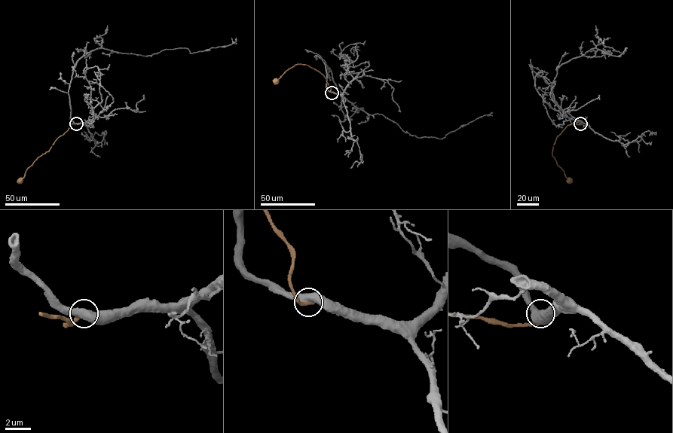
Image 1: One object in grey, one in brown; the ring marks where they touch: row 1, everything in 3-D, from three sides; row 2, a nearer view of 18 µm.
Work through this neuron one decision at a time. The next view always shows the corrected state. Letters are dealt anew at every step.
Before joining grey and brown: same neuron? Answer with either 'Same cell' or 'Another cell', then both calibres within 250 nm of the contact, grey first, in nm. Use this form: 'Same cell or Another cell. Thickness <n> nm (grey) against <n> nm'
Same cell. Thickness 600 nm (grey) against 360 nm

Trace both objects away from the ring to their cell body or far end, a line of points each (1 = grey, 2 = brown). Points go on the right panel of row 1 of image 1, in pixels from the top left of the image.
1: (580, 123), (558, 105), (552, 83), (557, 68), (588, 50), (619, 56), (627, 47), (616, 51), (601, 38)
2: (580, 123), (567, 126), (557, 137), (552, 150), (557, 164), (568, 181)

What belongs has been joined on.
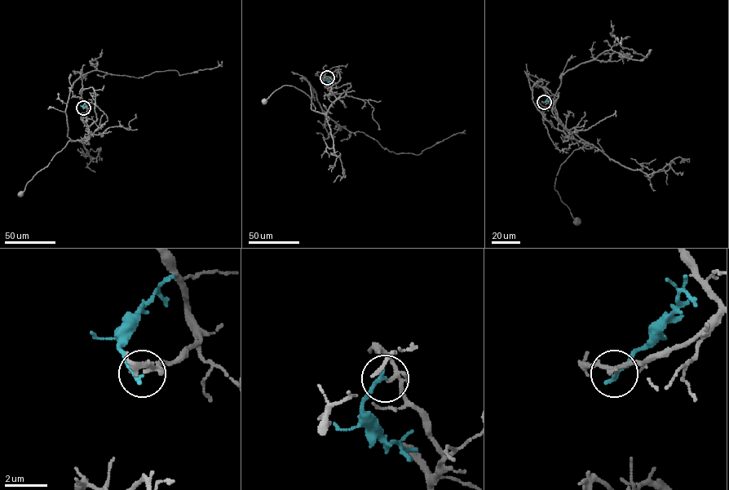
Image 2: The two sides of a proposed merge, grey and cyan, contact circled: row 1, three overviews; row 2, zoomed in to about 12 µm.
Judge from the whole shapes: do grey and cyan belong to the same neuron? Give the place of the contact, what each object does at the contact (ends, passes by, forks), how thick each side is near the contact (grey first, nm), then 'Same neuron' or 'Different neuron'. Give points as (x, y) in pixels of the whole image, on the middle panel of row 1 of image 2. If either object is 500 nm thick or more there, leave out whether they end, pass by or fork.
Place: (327, 77). At the ring grey passes by. At the ring cyan ends. Thickness 170 nm (grey) against 220 nm. Different neuron

